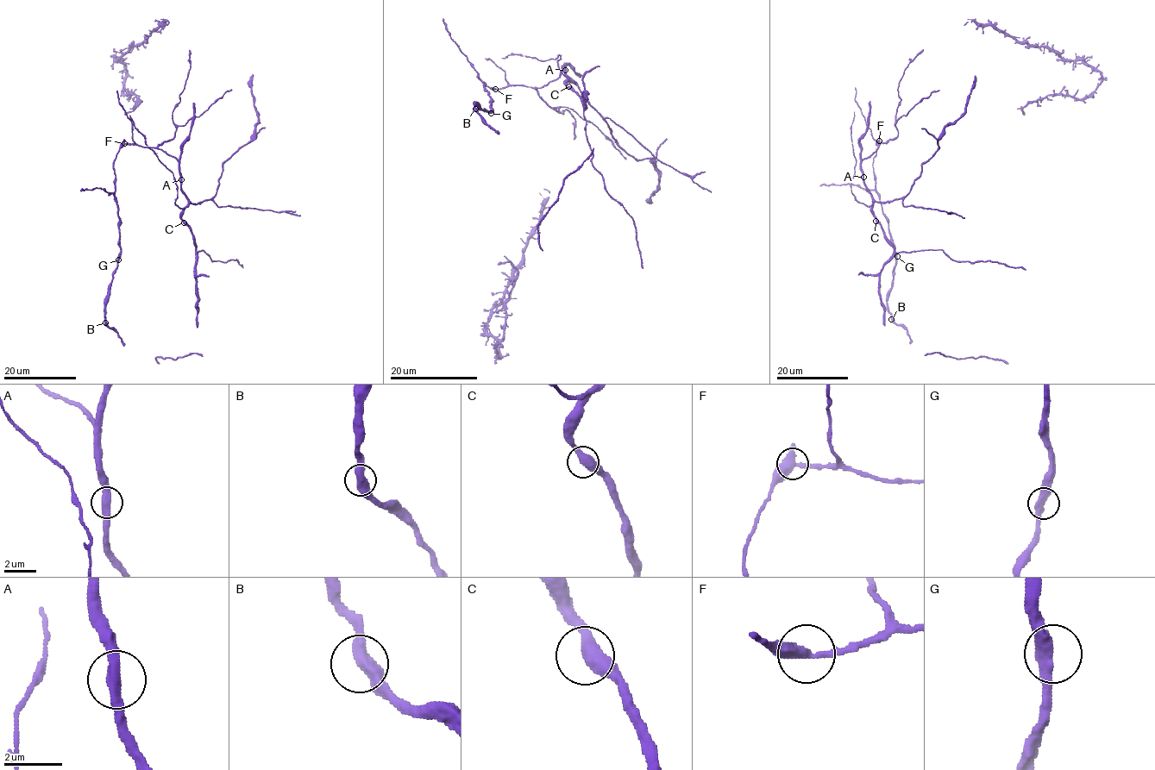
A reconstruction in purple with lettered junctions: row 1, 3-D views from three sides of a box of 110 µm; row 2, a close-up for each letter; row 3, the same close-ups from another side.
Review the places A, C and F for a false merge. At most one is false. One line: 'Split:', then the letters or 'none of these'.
Split: F

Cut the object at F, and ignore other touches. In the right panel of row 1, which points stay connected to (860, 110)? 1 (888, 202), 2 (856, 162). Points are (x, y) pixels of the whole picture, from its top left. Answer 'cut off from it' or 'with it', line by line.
1: with it
2: with it

